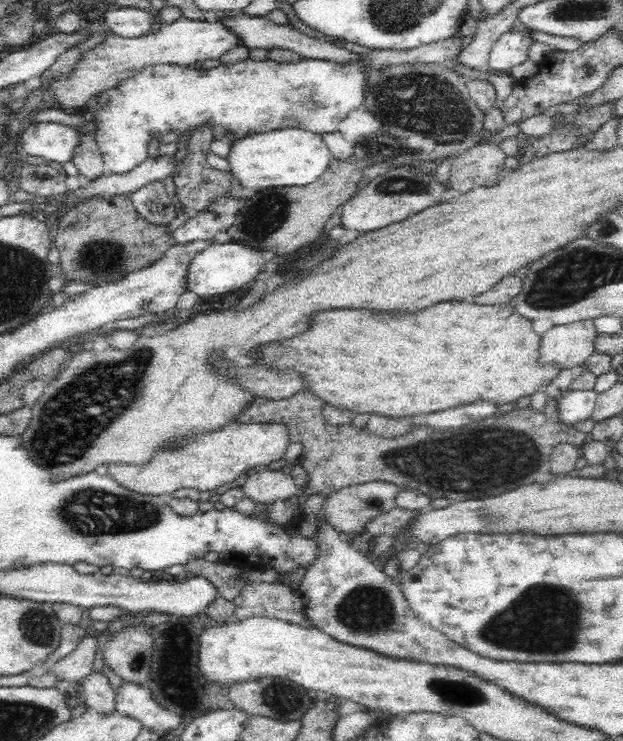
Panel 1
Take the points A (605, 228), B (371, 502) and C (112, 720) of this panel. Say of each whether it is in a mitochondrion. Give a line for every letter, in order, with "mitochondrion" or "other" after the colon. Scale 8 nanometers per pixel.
A: mitochondrion
B: mitochondrion
C: other

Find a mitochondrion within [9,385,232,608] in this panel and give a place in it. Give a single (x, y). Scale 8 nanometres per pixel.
(90, 510)

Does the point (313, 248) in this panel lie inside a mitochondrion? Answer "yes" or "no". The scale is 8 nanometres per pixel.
no

